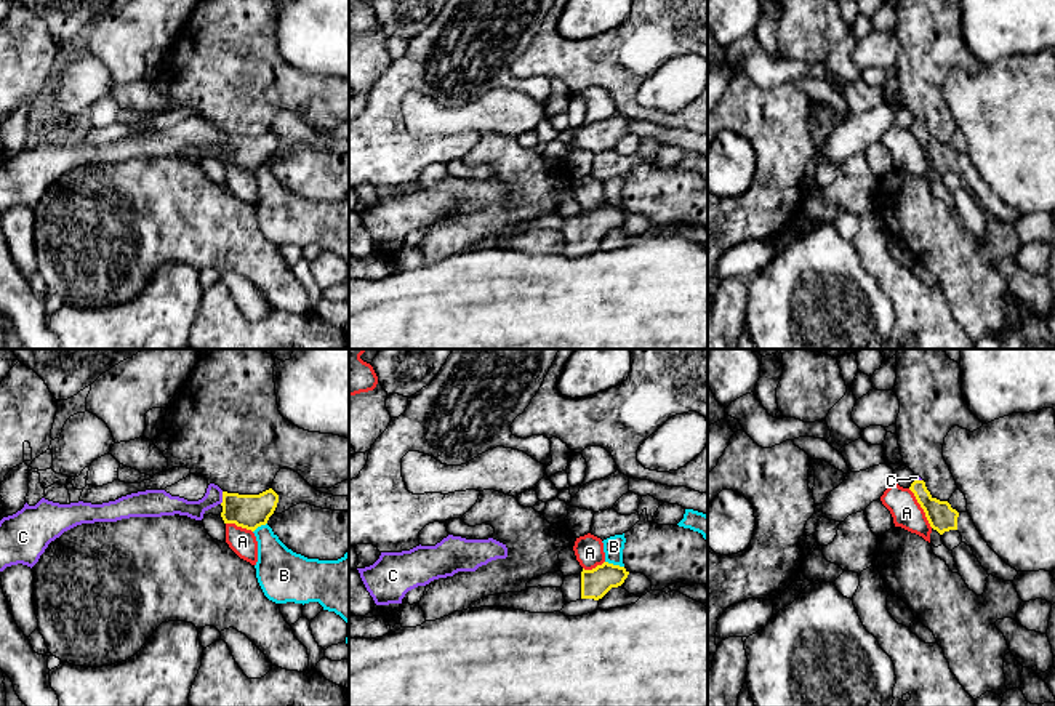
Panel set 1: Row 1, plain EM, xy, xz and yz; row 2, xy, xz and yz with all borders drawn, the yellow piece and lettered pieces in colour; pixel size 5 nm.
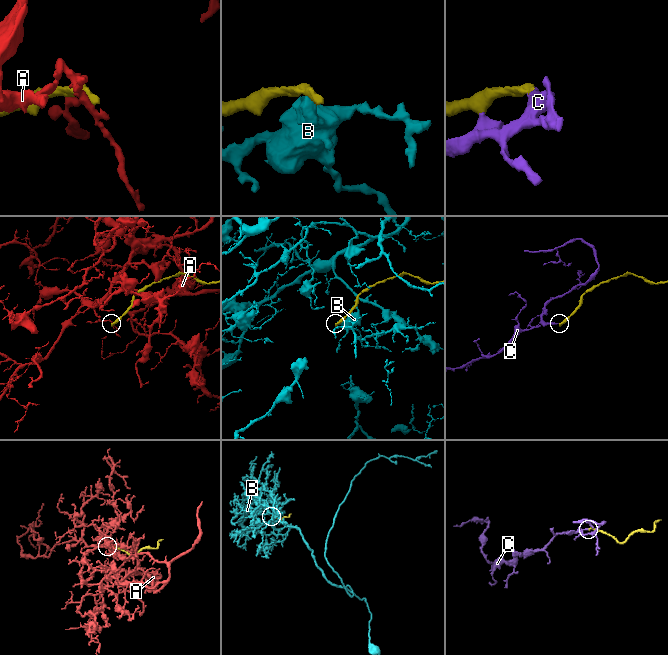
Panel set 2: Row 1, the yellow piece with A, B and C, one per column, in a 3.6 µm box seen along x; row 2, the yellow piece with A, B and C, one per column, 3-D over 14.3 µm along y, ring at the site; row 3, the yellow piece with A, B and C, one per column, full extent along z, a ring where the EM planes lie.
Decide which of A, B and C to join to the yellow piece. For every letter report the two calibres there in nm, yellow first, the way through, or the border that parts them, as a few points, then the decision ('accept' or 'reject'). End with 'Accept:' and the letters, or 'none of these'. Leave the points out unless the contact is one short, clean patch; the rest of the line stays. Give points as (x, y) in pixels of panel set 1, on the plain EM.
A: calibres 140 and 150 nm; reject
B: calibres 150 and 100 nm; border xz (605, 202), (623, 208); reject
C: calibres 180 and 90 nm; way xy (248, 152), (237, 151), (223, 140), (213, 138); accept
Accept: C

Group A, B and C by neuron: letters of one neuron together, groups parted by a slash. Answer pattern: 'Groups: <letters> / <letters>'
Groups: A / B / C

